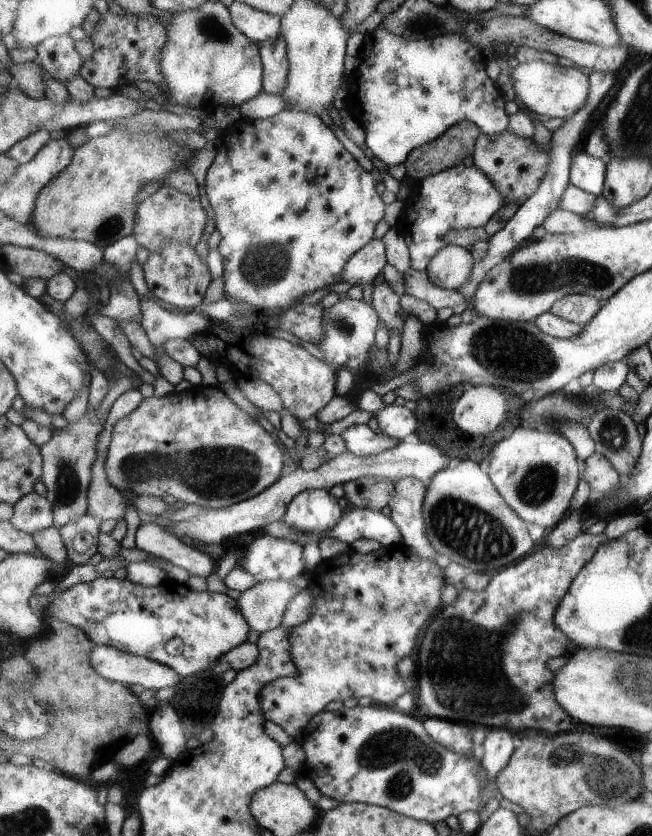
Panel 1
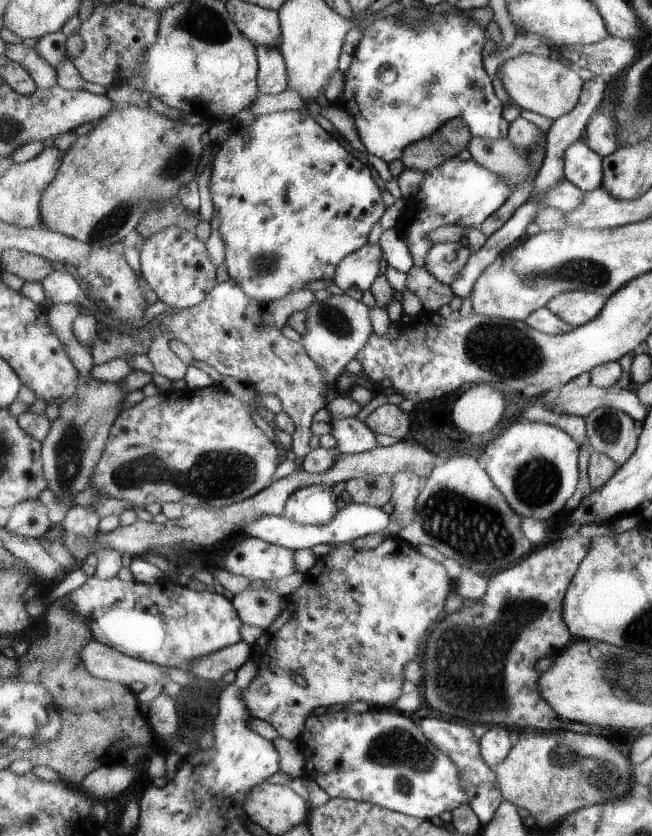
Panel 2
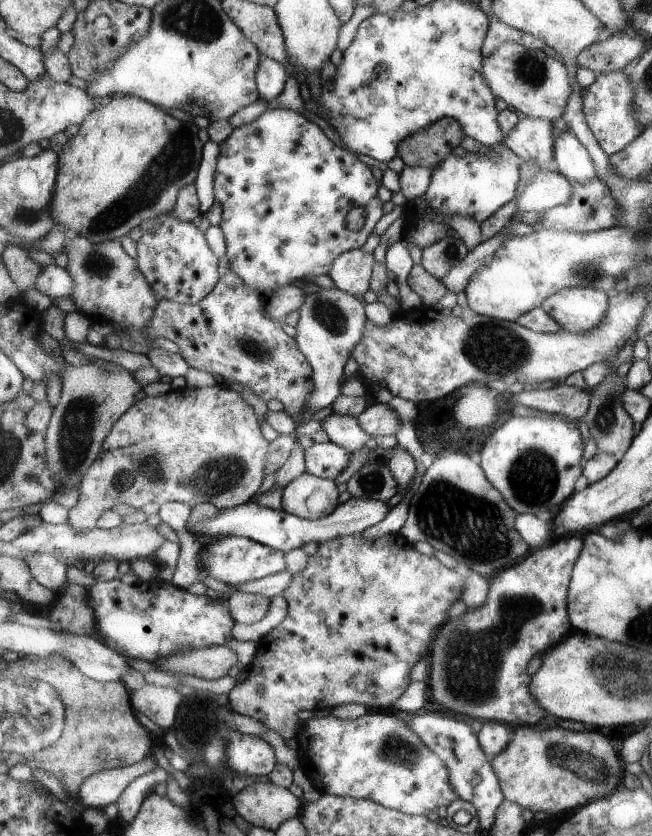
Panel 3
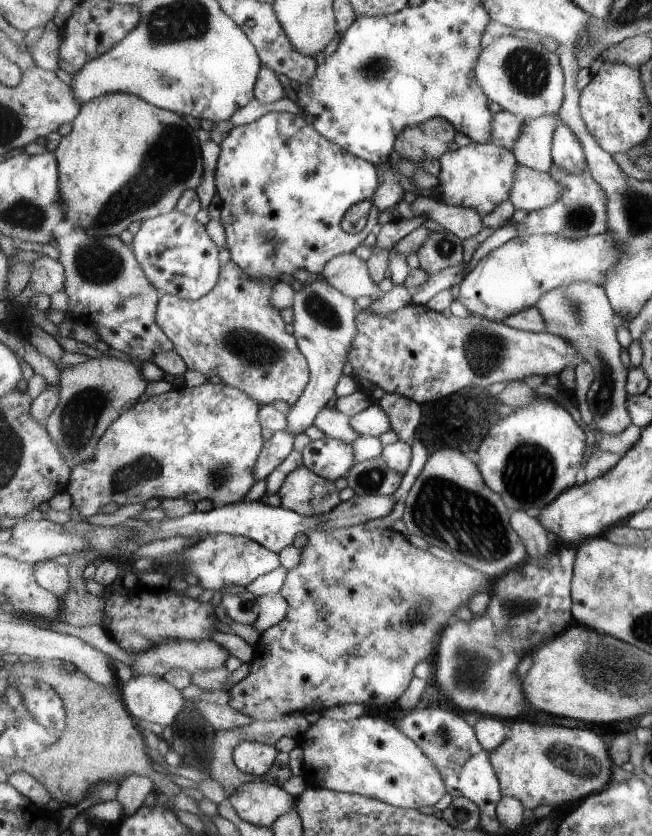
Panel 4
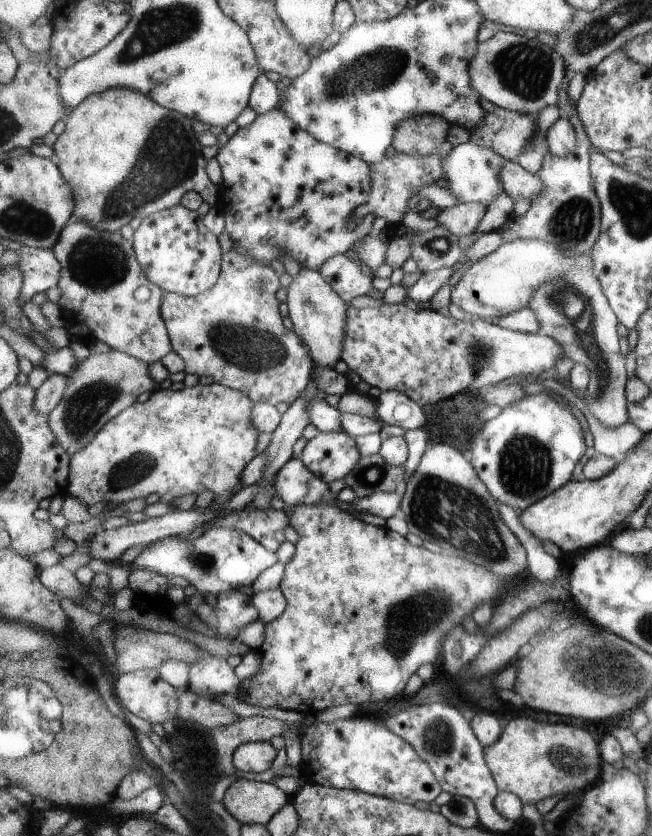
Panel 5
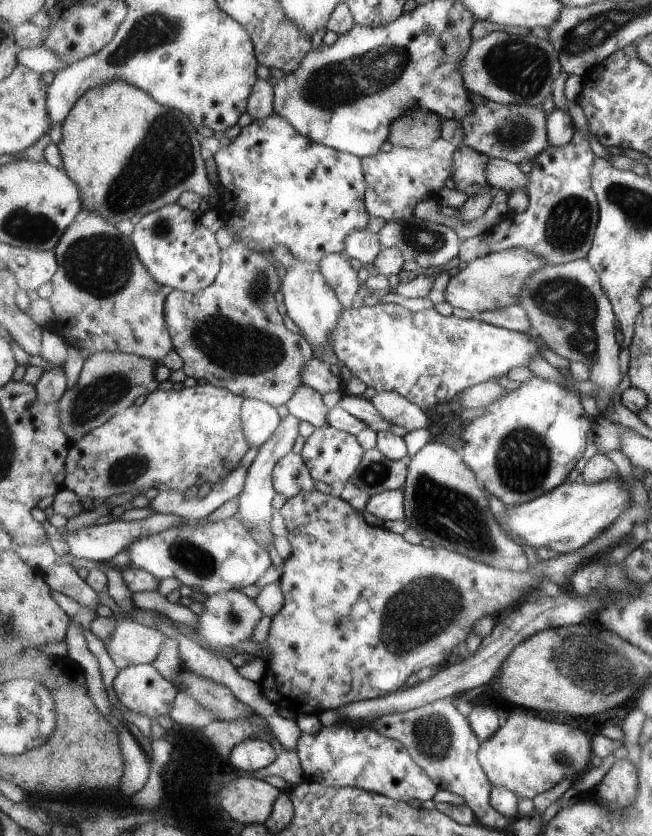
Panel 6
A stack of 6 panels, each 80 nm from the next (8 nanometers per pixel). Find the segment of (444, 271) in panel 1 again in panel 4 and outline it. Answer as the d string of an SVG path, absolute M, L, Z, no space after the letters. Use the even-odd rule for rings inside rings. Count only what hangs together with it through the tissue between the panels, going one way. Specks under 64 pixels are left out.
M435 231L417 254L421 267L432 275L462 262L463 239L451 231Z

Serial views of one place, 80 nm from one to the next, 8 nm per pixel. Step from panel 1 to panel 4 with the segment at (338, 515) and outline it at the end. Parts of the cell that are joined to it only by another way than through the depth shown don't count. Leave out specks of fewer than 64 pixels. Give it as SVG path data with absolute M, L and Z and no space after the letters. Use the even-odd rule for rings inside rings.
M305 465L286 476L278 493L281 506L306 517L329 512L341 501L335 482L319 476Z

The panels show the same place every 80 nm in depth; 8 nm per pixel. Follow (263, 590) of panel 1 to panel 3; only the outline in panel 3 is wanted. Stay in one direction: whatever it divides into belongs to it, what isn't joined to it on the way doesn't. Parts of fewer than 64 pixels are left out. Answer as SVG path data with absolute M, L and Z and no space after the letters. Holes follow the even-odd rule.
M235 590L226 604L235 617L237 624L253 624L267 616L272 600L262 594Z

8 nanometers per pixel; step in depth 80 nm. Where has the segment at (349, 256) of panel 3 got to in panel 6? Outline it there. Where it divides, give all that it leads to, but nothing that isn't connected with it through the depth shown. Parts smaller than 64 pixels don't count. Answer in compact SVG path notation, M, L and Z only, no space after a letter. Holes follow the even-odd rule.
M341 253L329 254L320 263L323 274L329 280L329 286L335 290L335 294L337 294L344 309L353 307L353 300L355 300L357 292L360 292L361 288L365 288L364 284L361 285L359 278L357 278L358 270L355 264L354 261L351 261L345 254Z

